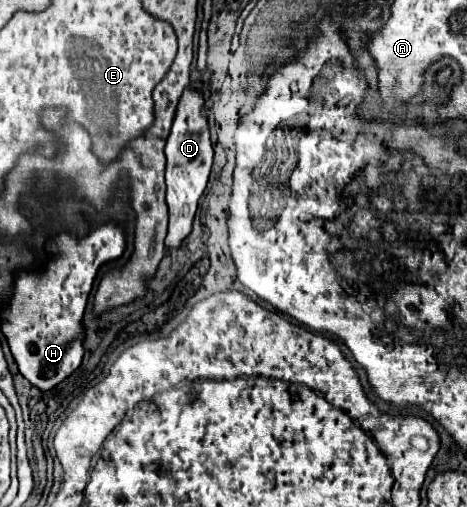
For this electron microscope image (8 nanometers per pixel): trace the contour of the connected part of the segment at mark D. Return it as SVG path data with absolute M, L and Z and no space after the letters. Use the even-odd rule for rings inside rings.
M187 86L179 98L171 134L166 140L165 200L168 206L169 223L165 250L179 248L183 244L183 240L189 236L189 232L193 228L193 218L197 212L199 198L209 182L211 164L213 164L213 146L211 146L209 120L207 120L207 116L203 116L203 104L205 104L203 92L199 88Z

